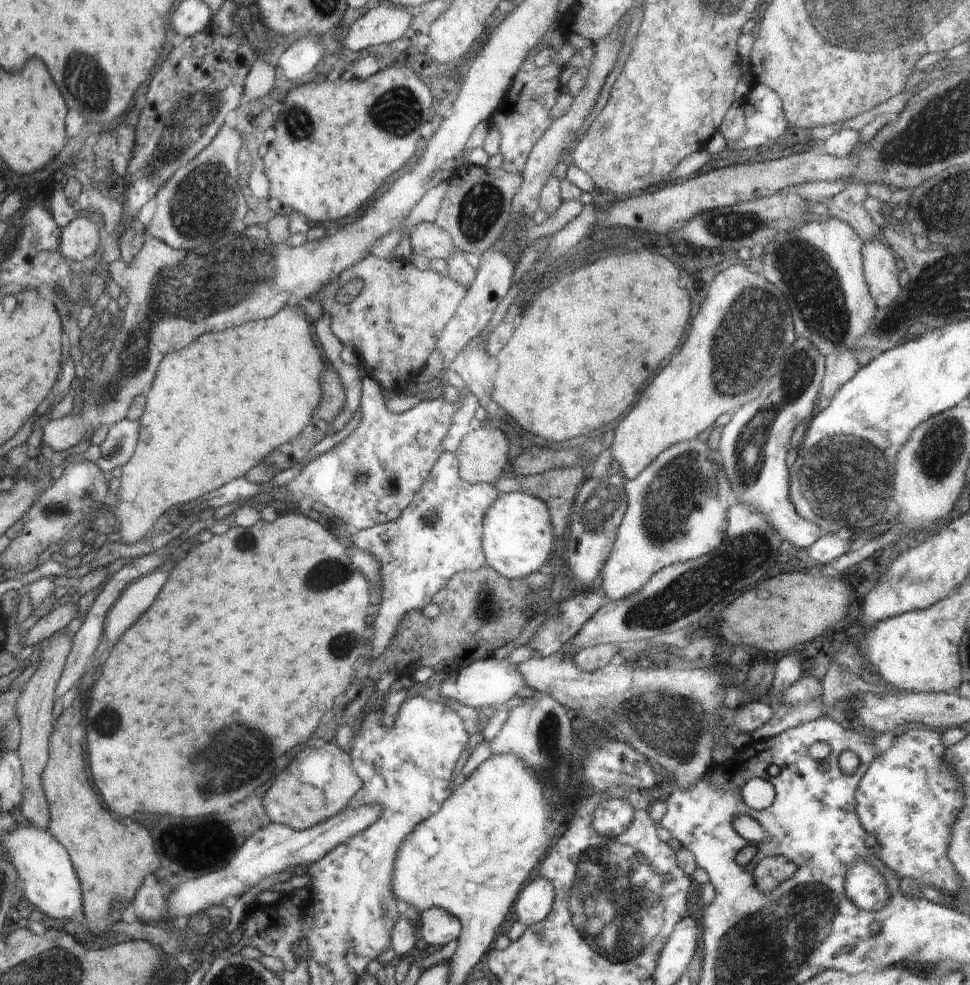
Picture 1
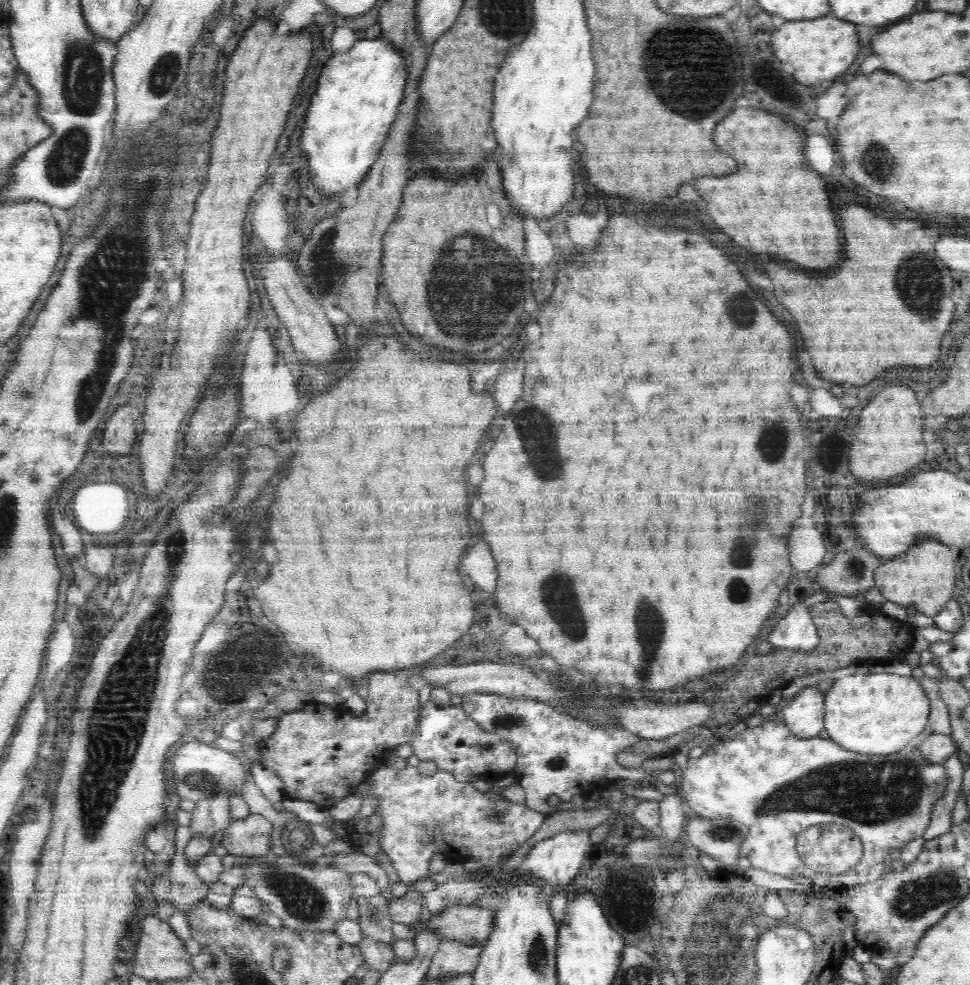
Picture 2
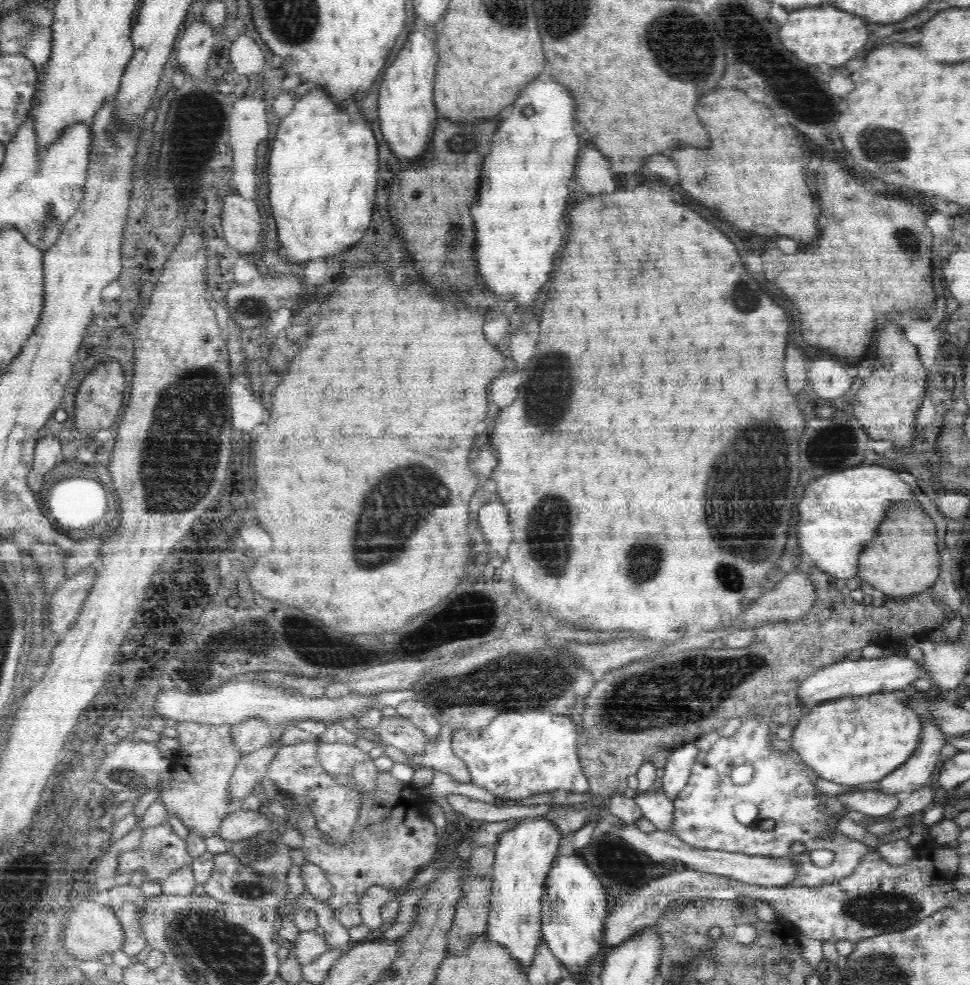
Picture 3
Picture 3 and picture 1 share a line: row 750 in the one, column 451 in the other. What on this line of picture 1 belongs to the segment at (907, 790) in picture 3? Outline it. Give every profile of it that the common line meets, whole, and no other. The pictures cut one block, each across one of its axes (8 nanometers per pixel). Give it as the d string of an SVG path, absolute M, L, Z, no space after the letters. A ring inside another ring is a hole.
M432 907L420 913L418 926L420 936L430 946L444 946L451 940L460 938L461 922L449 912Z

